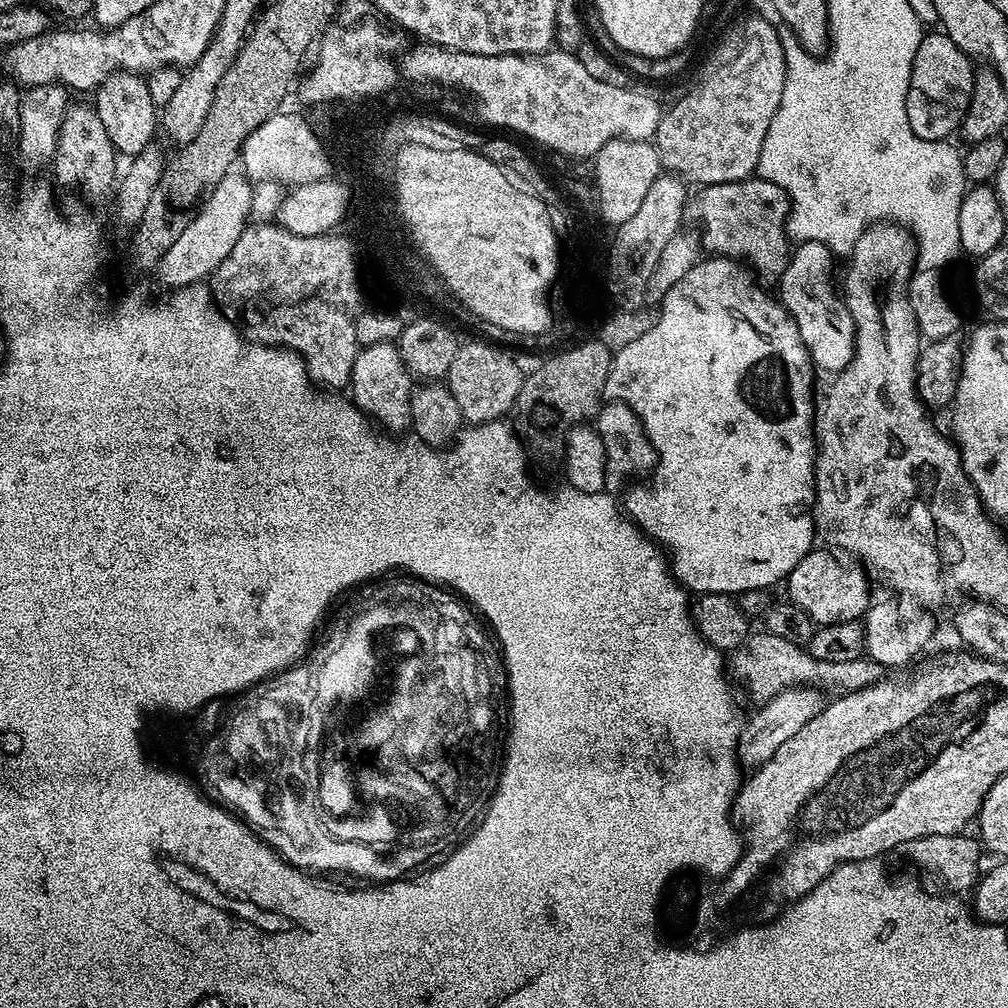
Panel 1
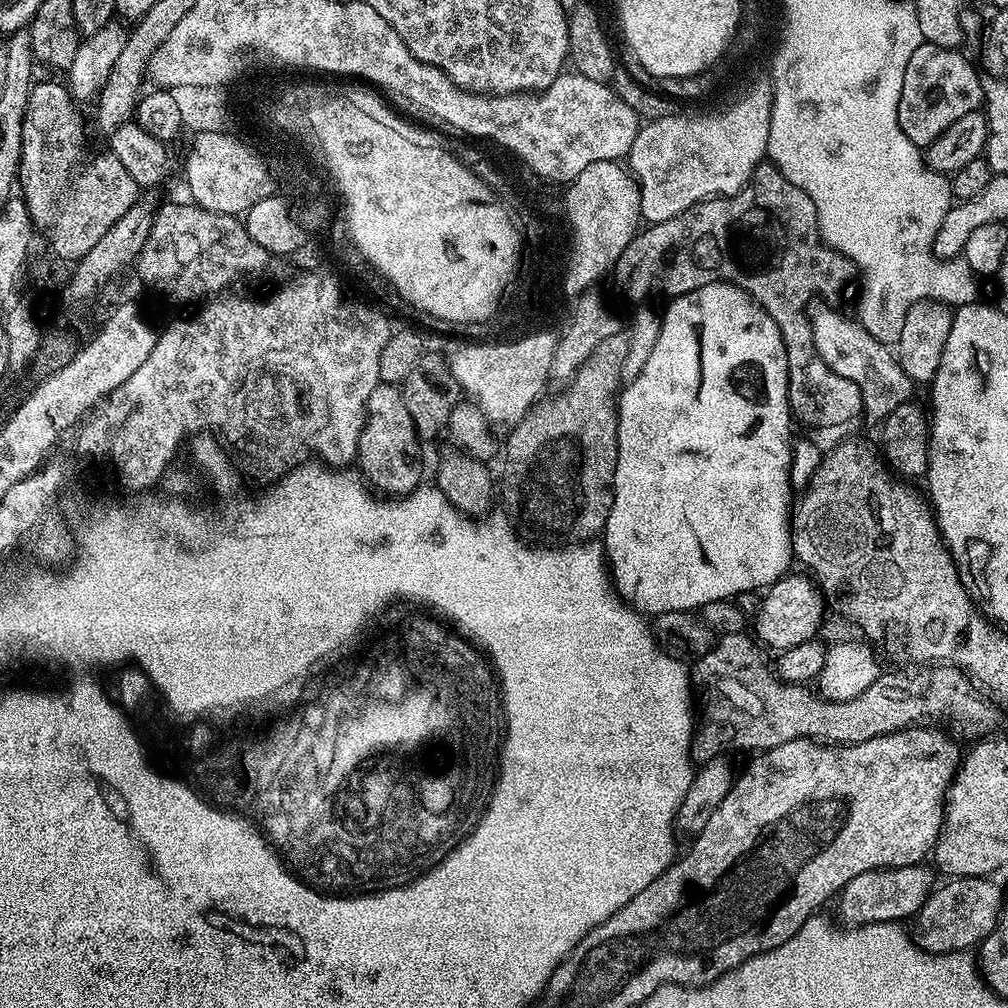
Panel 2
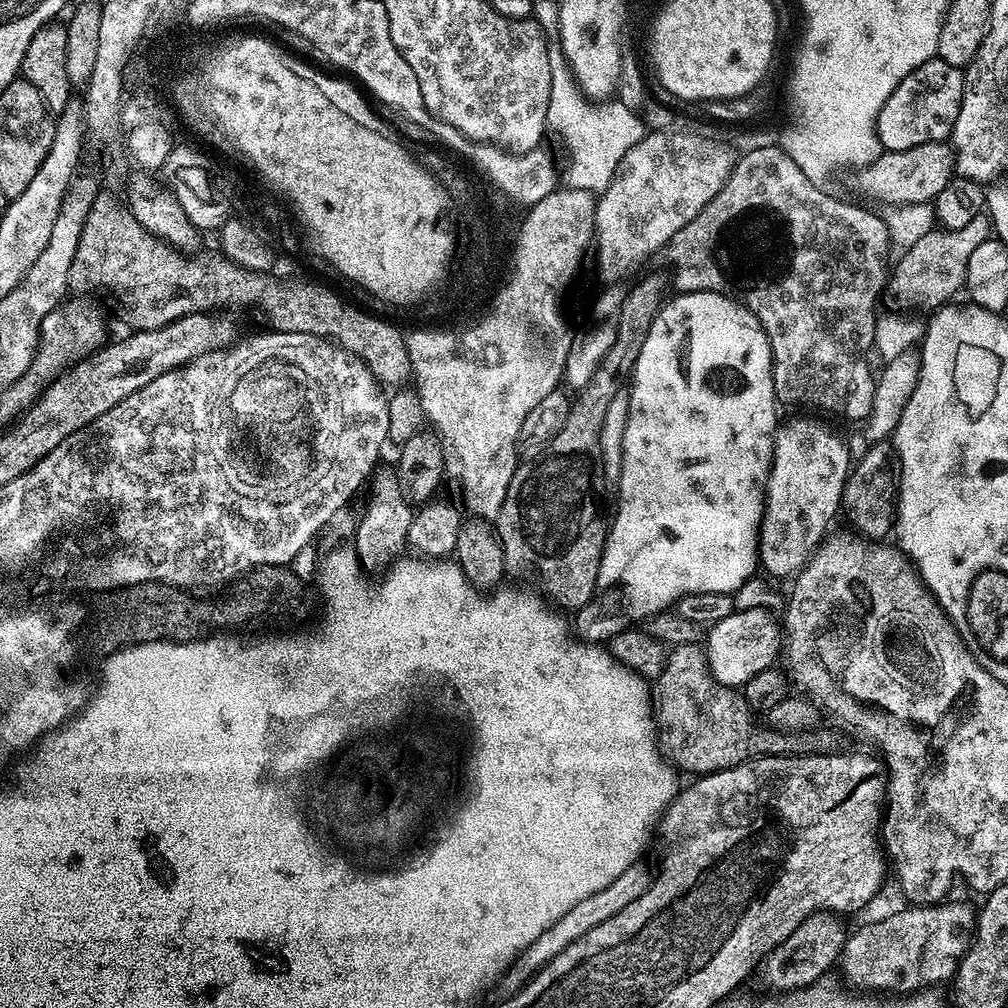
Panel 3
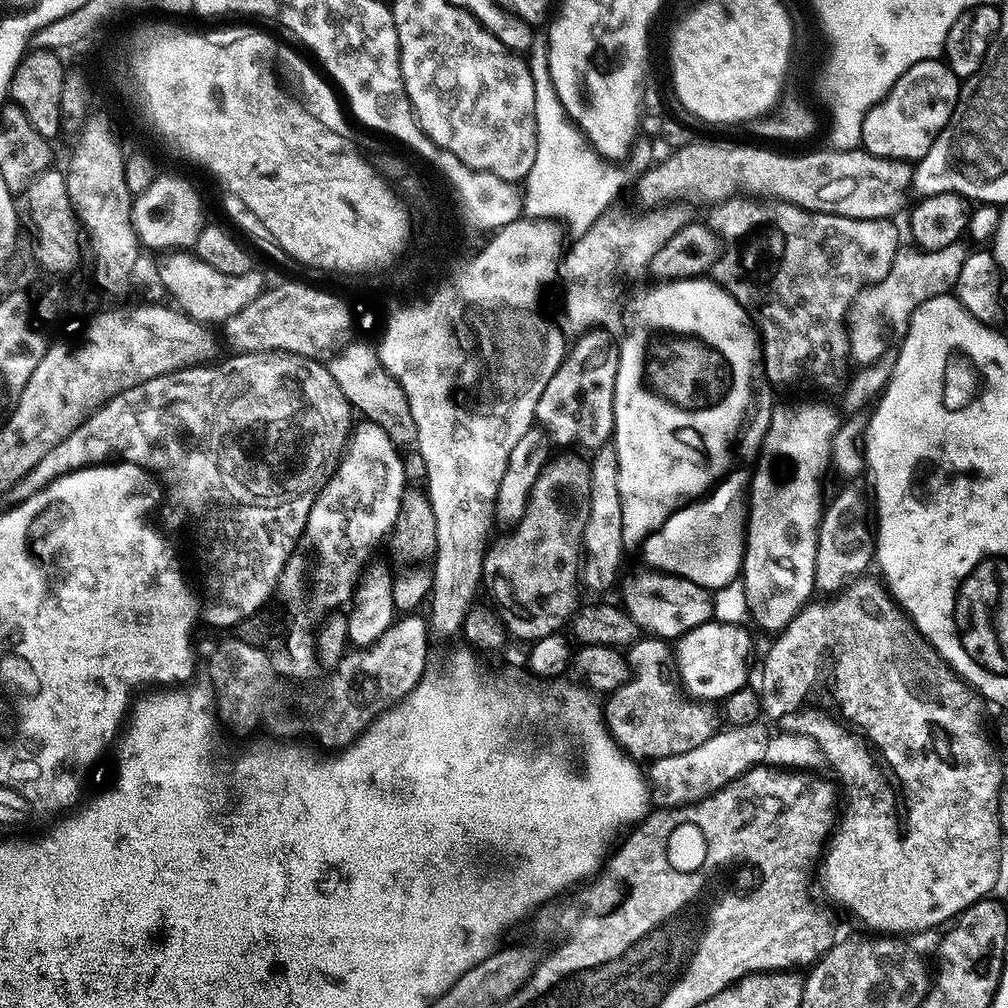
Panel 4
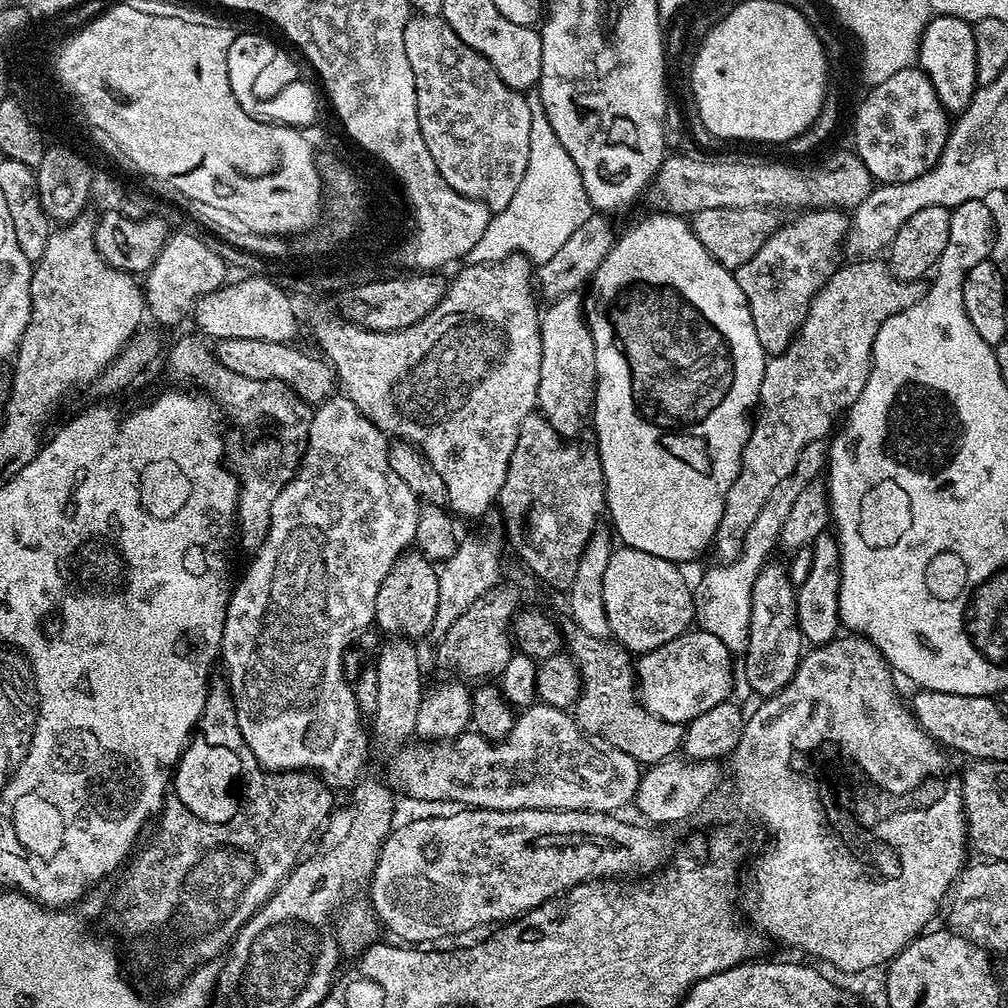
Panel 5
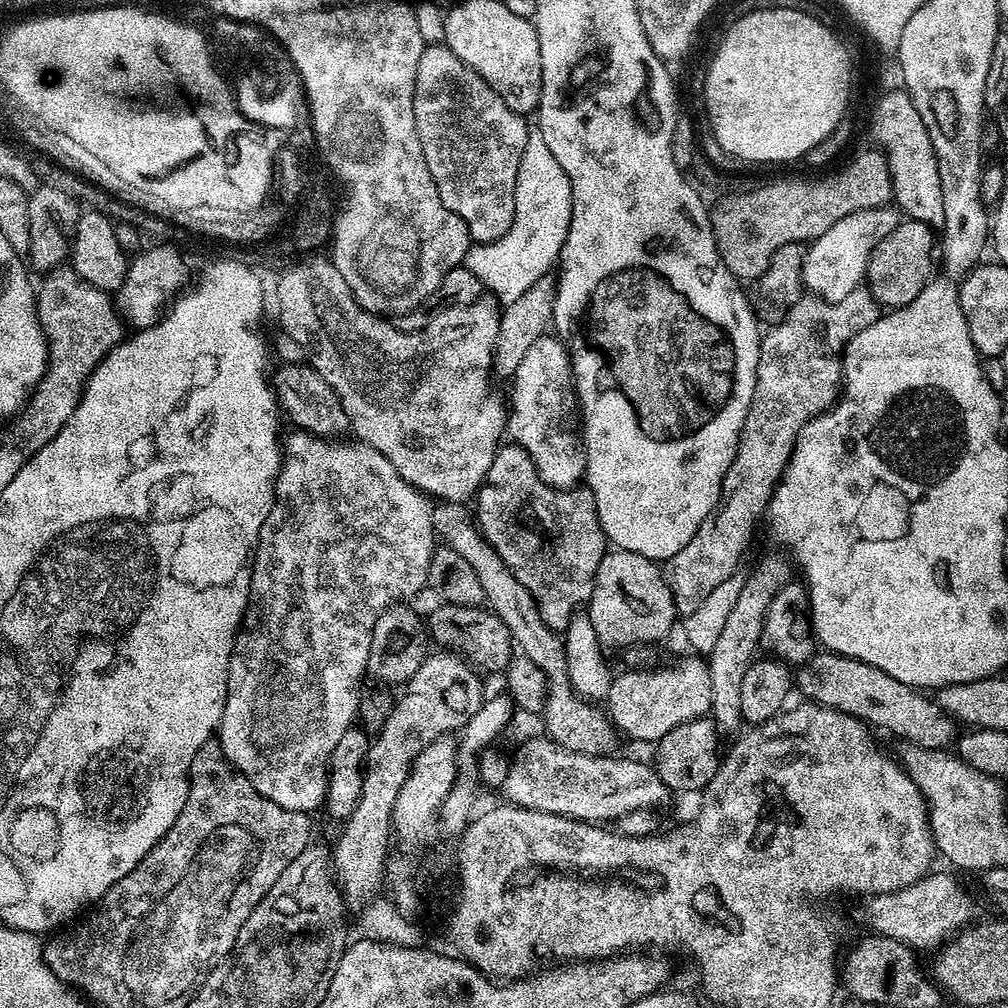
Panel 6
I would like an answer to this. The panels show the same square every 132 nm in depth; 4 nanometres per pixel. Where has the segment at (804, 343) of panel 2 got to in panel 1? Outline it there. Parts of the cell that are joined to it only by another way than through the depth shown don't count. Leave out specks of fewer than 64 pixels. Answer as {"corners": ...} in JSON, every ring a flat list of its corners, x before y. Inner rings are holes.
{"corners":[[759,178,735,180,729,184,709,184,697,192,700,193,697,196,695,193,689,199,686,216,689,221,697,220,700,223,698,235,705,253,743,262,761,277,779,278,783,275,790,261,787,229,790,201,785,192,774,186,774,182]]}

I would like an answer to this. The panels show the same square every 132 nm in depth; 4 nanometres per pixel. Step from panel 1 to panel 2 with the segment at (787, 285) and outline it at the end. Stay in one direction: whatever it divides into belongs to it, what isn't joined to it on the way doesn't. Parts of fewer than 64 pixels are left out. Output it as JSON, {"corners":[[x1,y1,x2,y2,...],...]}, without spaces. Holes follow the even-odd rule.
{"corners":[[820,308,811,313,812,341,826,366,830,366,842,378,850,378,858,387,864,398,862,420,868,424,883,425,884,420,902,402,913,399,913,380,907,376,899,364,895,351,878,338,874,338,863,326,859,319,847,320,840,312,832,308]]}

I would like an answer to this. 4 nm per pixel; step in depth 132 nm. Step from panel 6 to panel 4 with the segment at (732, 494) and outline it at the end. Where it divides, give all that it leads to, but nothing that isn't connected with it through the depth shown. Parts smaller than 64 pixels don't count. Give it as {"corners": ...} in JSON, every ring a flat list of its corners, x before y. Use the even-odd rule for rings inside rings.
{"corners":[[957,242,929,252,915,246,901,247,886,278,869,283,853,297,848,306,846,327,848,352,851,359,853,356,857,360,857,365,869,366,883,358,889,351,888,343,899,341,906,334,910,318,919,304,955,289,962,262,966,262,969,254,969,249,962,245]]}

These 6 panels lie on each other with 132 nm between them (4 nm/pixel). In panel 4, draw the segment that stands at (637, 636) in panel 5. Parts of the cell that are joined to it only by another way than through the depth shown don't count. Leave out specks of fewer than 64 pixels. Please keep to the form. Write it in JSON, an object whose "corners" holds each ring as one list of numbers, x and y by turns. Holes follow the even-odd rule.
{"corners":[[655,568,632,573,621,583,622,606,643,633,657,639,676,640,692,629,713,619,713,595,709,589,698,586,682,576]]}

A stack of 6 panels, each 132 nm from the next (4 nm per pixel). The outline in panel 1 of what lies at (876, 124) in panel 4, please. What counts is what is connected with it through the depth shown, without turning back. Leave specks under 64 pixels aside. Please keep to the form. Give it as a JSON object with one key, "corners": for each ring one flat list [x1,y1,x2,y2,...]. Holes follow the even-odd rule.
{"corners":[[929,31,920,39,918,50,914,54,914,62,910,70,910,86,906,90,906,118,910,122,910,130,918,134,918,138,927,140,948,140,951,132,955,133,968,113,972,101,972,91,976,85,976,72,972,68,973,61,954,42,945,36,943,31]]}

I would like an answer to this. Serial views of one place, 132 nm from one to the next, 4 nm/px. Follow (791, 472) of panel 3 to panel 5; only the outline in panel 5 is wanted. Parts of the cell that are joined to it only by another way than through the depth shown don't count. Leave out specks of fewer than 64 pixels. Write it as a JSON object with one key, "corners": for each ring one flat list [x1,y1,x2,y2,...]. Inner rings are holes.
{"corners":[[768,562,754,579,752,609,749,620,749,646,742,655,744,676,757,692,757,697,767,698,788,685,796,673,806,641,796,622,796,588,794,580,784,573,780,564]]}

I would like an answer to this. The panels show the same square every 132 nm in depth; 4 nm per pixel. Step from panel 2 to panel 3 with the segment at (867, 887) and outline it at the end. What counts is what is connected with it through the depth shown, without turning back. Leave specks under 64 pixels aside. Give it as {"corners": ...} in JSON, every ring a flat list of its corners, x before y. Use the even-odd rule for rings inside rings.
{"corners":[[827,910,815,912,810,918,806,918,806,922,802,922,802,926,798,926,798,930,794,930,794,934,786,938,786,942,779,944,771,954,764,957,762,976,765,989,775,990,780,994,795,992,797,988,808,988,815,980,827,977,831,973,828,971,837,967,840,955,844,953,844,943,850,935,849,929,844,929,844,924,840,920,843,919,837,913]]}

